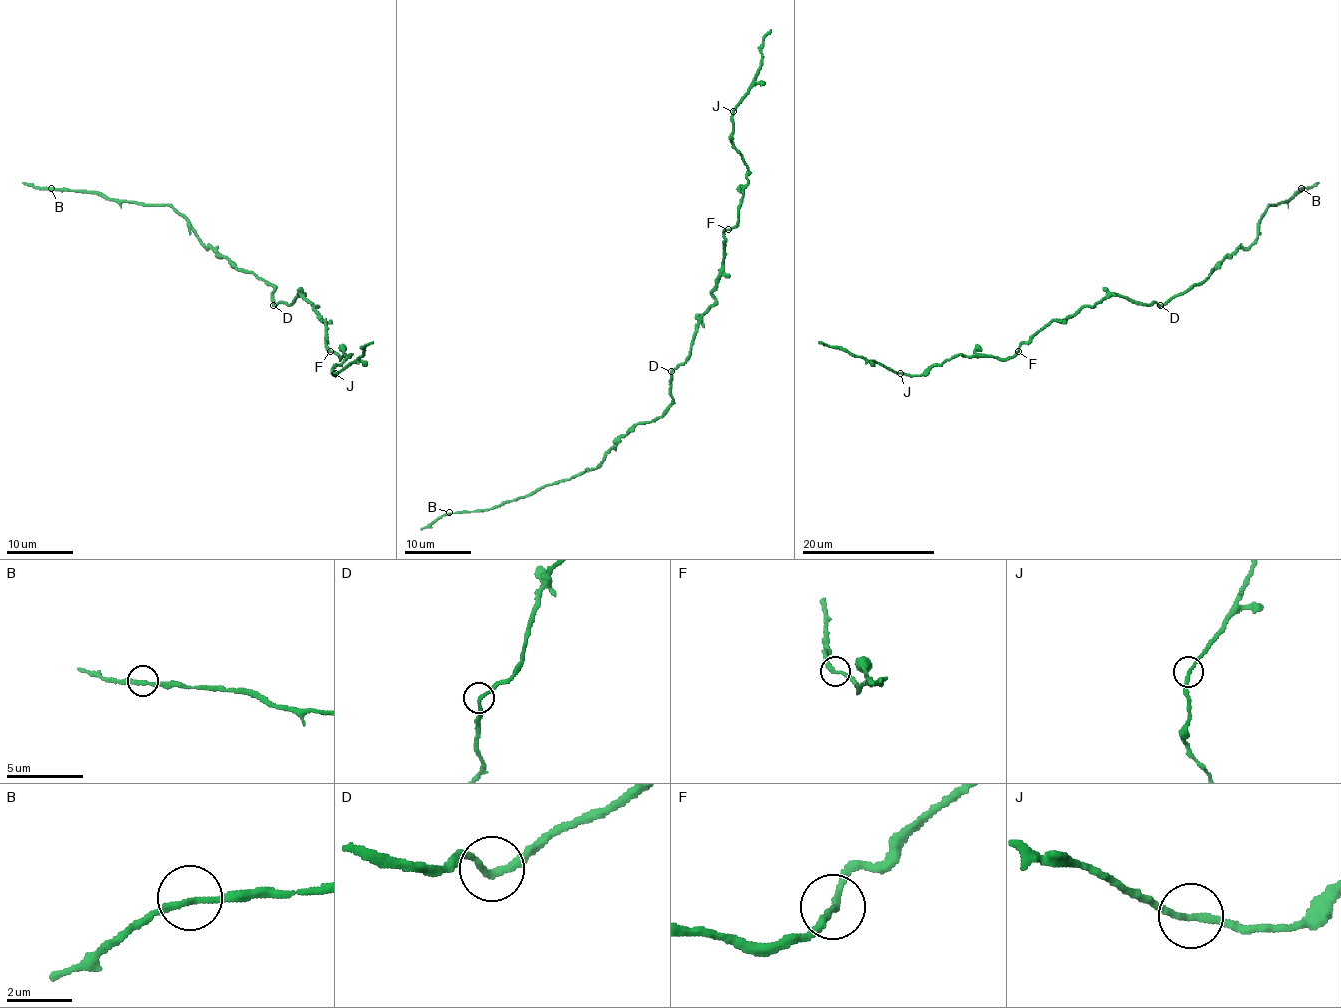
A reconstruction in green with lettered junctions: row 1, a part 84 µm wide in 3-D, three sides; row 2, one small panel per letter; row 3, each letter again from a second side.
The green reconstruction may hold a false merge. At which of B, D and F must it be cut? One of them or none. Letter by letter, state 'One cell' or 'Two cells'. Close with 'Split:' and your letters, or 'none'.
B: One cell
D: One cell
F: One cell
Split: none

